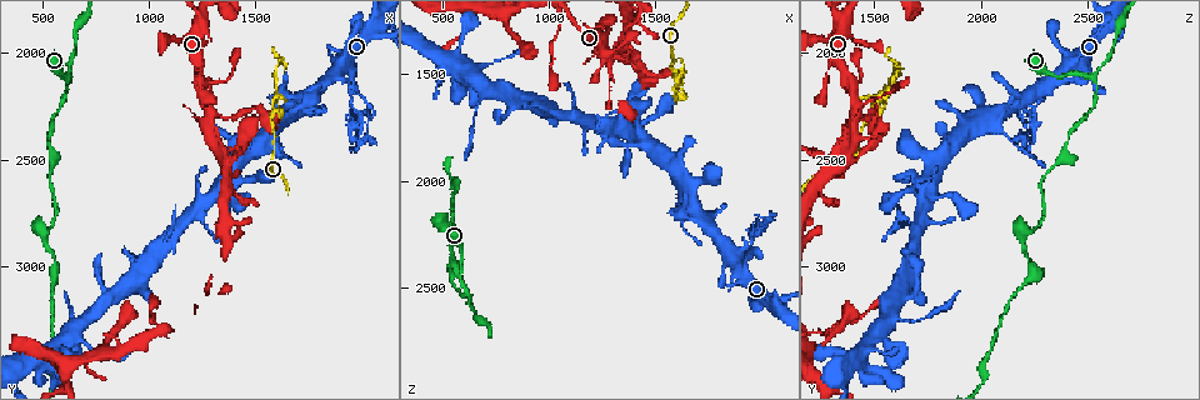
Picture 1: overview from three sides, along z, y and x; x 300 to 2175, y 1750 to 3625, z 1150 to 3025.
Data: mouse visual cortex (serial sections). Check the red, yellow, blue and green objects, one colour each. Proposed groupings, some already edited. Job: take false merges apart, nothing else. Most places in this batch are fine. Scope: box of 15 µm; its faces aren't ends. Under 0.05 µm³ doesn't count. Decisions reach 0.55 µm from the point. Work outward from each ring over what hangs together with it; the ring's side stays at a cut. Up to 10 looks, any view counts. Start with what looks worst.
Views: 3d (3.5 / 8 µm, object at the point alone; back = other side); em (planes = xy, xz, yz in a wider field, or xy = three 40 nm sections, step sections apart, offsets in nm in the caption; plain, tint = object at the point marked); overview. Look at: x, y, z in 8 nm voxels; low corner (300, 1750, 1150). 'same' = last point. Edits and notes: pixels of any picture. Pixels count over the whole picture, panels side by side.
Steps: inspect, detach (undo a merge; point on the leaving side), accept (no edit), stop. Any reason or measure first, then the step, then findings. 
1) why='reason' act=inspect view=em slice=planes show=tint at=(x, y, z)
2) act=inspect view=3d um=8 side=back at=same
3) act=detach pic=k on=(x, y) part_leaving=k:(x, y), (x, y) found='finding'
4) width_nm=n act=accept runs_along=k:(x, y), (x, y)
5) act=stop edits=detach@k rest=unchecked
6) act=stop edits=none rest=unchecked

why='thin neck' act=inspect view=3d um=3.5 at=(1570, 2230, 1500)

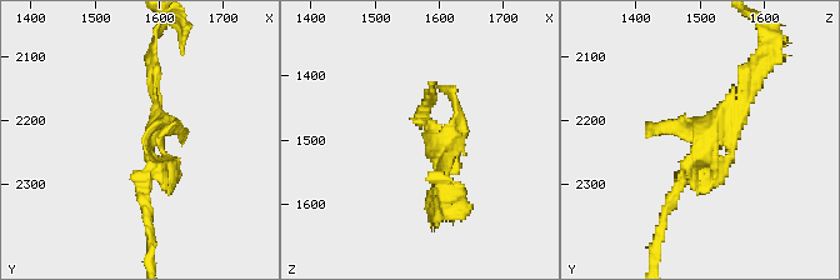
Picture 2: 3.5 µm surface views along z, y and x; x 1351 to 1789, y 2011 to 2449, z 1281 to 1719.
act=inspect view=em slice=xy step=2 show=tint at=(1585, 2235, 1505)

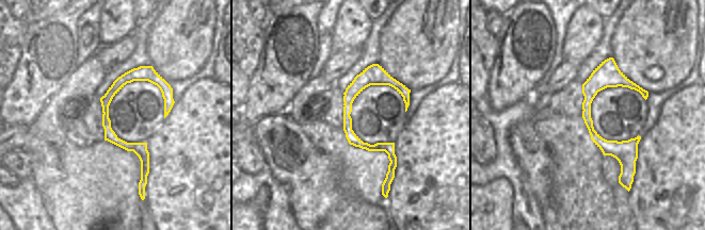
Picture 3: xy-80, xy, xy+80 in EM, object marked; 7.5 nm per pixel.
width_nm=120 act=detach pic=2 on=(456, 119) border=3:(102, 114), (103, 118), (110, 124) found='two cells meet here'

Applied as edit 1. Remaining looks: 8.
why='see it whole again' act=inspect view=overview

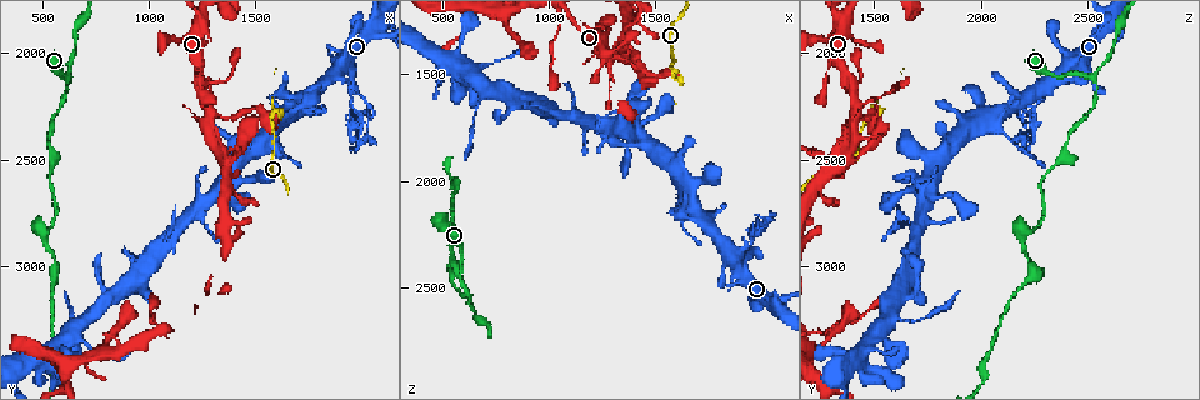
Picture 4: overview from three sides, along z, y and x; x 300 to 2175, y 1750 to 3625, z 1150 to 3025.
why='abrupt turn' act=inspect view=3d um=3.5 at=(1940, 2250, 2250)

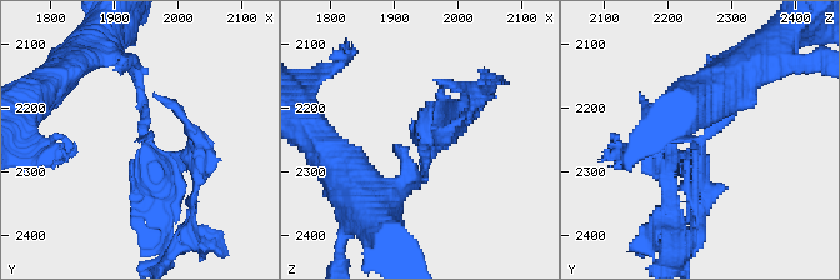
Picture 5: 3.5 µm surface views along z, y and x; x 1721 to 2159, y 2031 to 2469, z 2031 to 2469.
act=inspect view=em slice=xy step=1 show=tint at=(1955, 2255, 2255)

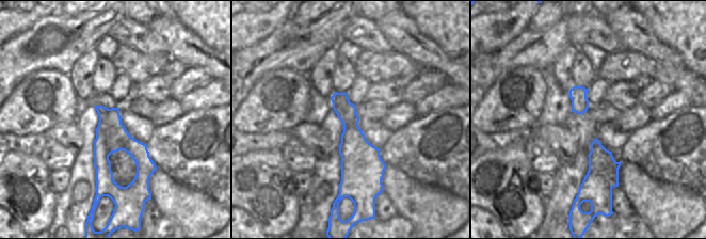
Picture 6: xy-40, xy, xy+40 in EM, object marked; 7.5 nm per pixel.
act=accept runs_along=5:(743, 75), (701, 140), (695, 213) found='continuous, no second cell'

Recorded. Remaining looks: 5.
why='three arms meet' act=inspect view=3d um=8 side=back at=(620, 2110, 2520)

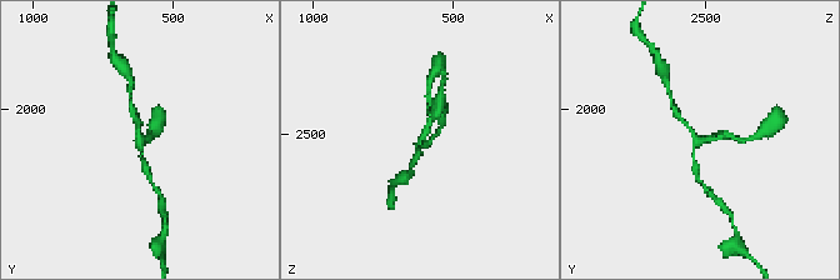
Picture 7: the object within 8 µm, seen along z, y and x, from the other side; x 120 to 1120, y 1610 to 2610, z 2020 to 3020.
why='closer look' act=inspect view=3d um=3.5 at=(610, 2120, 2520)

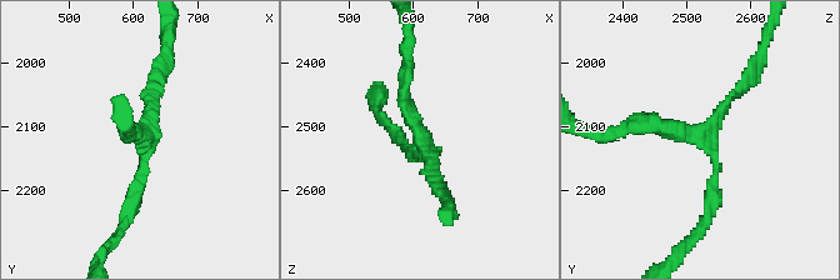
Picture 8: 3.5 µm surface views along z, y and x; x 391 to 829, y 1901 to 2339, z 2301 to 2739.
act=accept found='all the same cell'

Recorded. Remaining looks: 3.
act=inspect view=3d um=8 at=(1290, 2260, 1410)

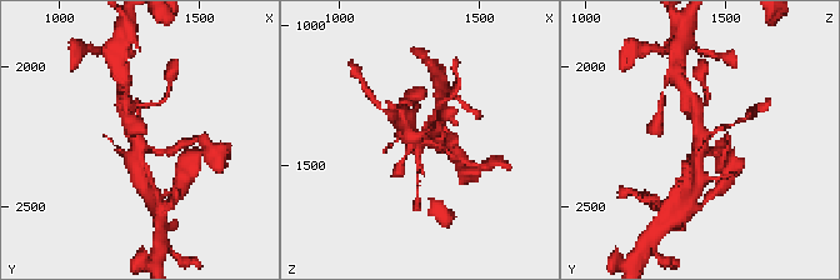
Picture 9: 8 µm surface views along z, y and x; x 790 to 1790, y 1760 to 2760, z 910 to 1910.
why='need the tissue' act=inspect view=em slice=xy step=5 show=tint at=(1280, 2280, 1420)

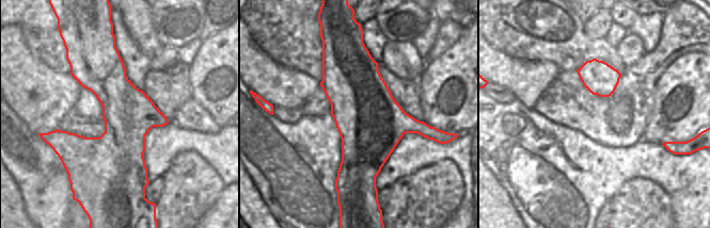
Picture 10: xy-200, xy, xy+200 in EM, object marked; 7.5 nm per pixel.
act=accept runs_along=9:(126, 109), (139, 143), (139, 179) found='one cell here'

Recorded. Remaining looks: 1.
act=stop edits=detach@2 rest=unchecked

